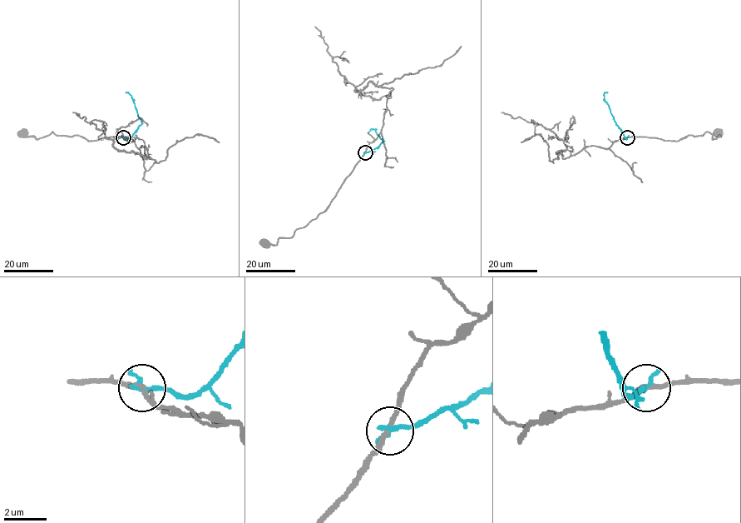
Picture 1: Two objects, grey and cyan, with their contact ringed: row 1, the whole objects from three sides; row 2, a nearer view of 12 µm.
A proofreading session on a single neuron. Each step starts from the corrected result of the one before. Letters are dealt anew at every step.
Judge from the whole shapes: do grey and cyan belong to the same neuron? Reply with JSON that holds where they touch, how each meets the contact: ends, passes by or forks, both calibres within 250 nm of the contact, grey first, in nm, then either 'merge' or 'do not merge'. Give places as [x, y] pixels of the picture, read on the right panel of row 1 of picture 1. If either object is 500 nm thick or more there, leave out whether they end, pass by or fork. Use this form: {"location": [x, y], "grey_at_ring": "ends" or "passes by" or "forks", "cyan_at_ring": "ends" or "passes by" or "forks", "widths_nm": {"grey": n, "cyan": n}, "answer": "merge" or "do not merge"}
{"location": [627, 137], "grey_at_ring": "passes by", "cyan_at_ring": "ends", "widths_nm": {"grey": 200, "cyan": 320}, "answer": "do not merge"}

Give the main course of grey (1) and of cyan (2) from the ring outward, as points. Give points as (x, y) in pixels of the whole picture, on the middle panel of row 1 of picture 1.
1: (365, 152), (324, 211), (295, 231), (290, 237), (279, 238), (276, 245), (266, 243)
2: (365, 152), (383, 141), (374, 130), (368, 132)

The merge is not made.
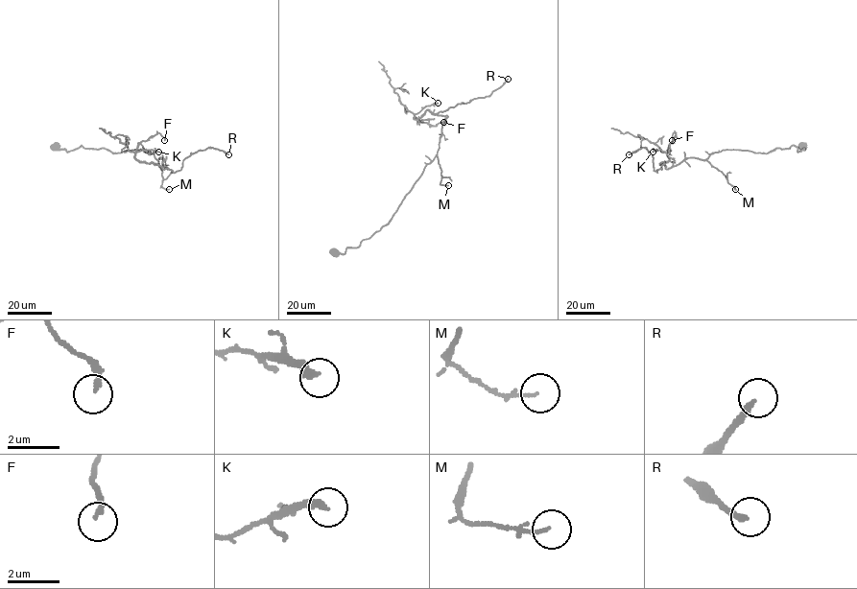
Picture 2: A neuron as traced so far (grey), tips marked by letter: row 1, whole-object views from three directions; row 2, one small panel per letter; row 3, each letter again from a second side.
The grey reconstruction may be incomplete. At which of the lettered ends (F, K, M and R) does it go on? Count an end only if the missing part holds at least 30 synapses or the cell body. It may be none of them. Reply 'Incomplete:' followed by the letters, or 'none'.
Incomplete: R

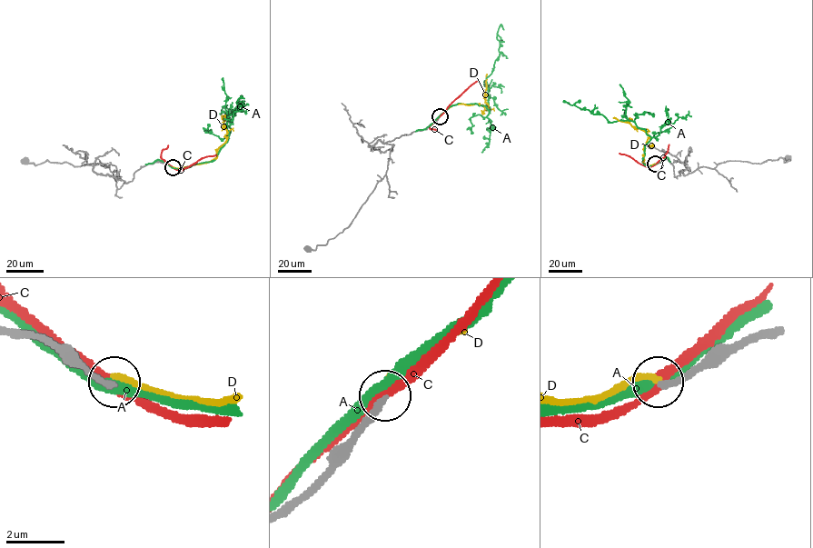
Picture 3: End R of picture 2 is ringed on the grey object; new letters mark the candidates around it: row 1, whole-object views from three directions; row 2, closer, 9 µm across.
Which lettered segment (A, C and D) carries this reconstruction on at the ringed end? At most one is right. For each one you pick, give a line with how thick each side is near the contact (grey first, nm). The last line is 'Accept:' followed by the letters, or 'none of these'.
D: Thickness 260 nm (grey) against 240 nm
Accept: D

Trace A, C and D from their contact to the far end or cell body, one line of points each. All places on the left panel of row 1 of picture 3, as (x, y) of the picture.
A: (172, 167), (213, 161), (227, 141), (224, 118), (231, 120), (233, 112), (240, 111), (238, 99), (244, 98)
C: (172, 167), (183, 170), (203, 157), (215, 155)
D: (173, 167), (206, 163), (215, 157), (216, 150), (226, 141), (227, 131), (223, 123), (225, 115)

